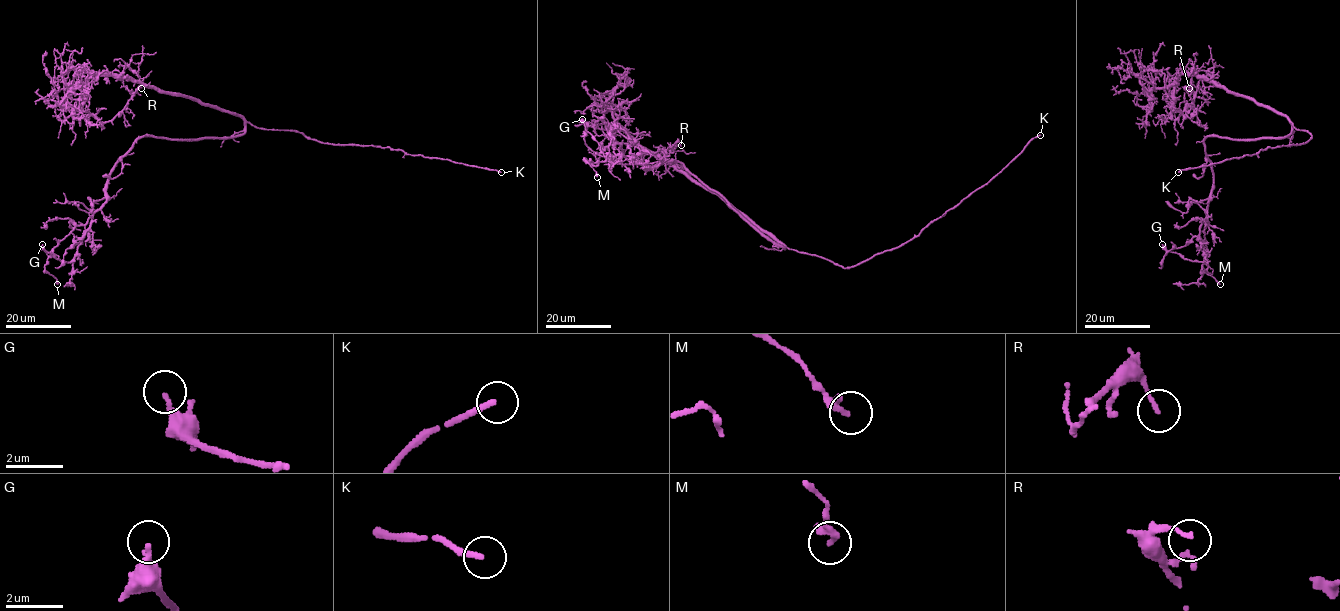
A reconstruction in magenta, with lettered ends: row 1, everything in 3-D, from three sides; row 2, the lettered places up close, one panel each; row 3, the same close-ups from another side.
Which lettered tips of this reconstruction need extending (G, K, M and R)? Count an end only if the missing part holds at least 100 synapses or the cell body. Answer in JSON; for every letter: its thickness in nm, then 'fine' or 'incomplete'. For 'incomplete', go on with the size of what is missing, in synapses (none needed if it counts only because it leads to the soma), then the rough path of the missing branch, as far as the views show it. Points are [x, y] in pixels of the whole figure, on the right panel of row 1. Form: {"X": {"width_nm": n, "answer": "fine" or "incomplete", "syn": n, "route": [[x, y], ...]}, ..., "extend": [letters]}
{"G": {"width_nm": 240, "answer": "fine"}, "K": {"width_nm": 200, "answer": "incomplete"}, "M": {"width_nm": 170, "answer": "fine"}, "R": {"width_nm": 130, "answer": "fine"}, "extend": ["K"]}

